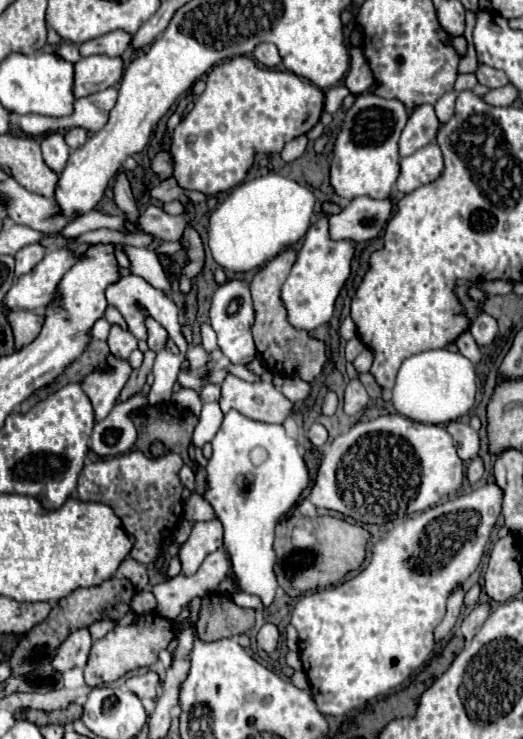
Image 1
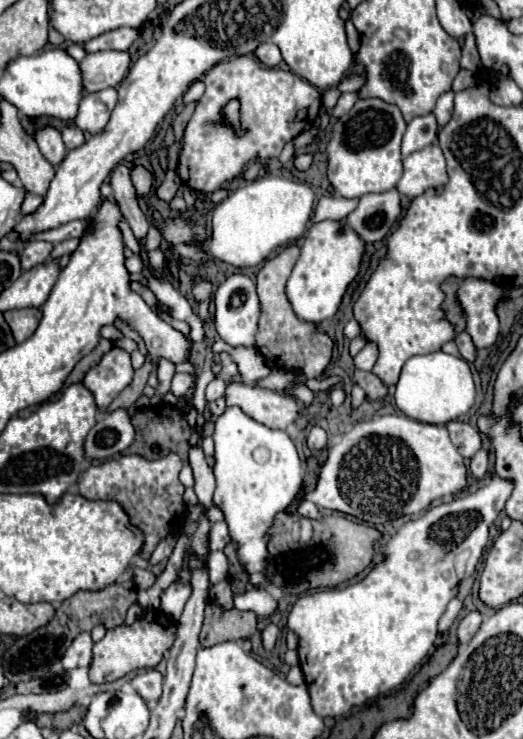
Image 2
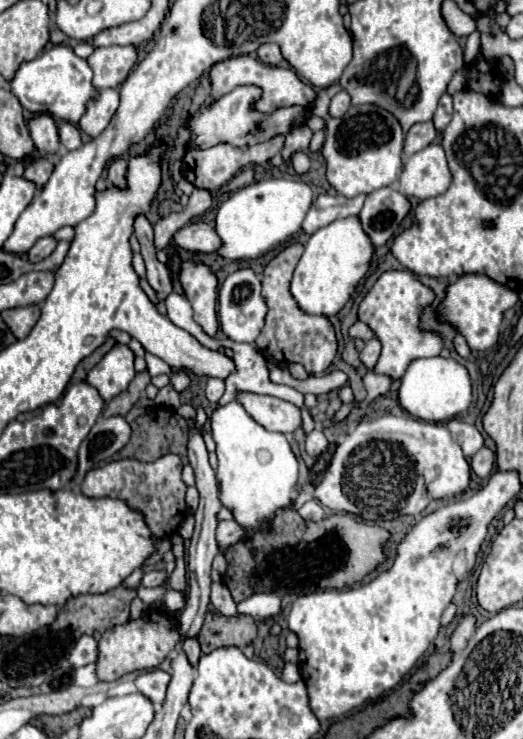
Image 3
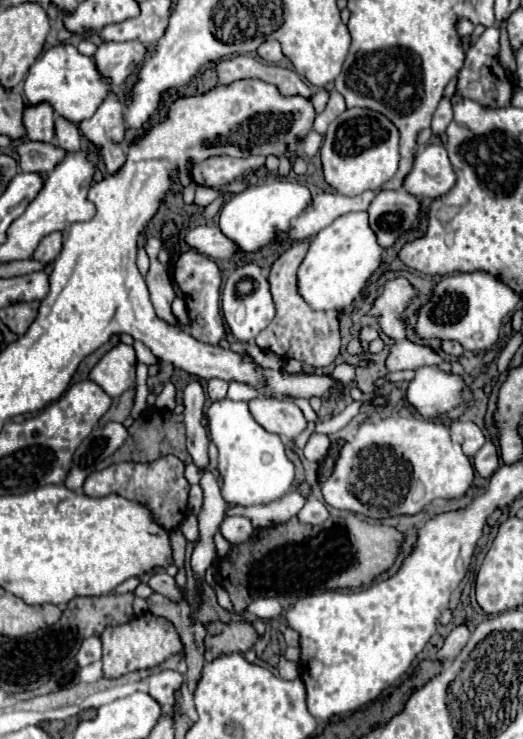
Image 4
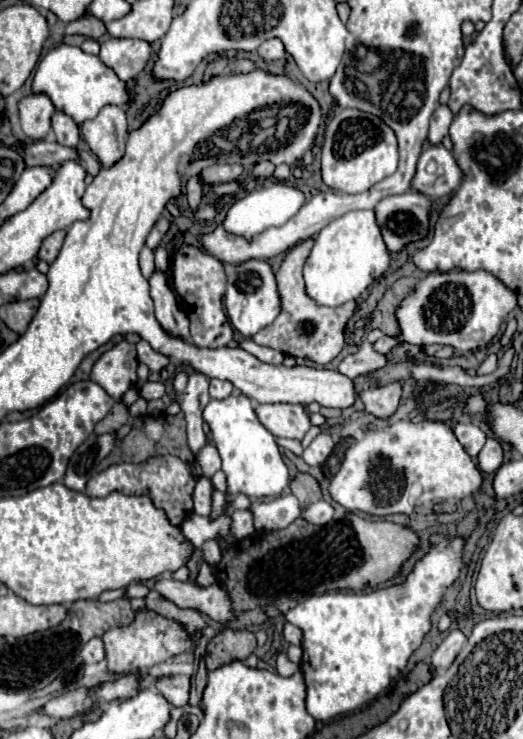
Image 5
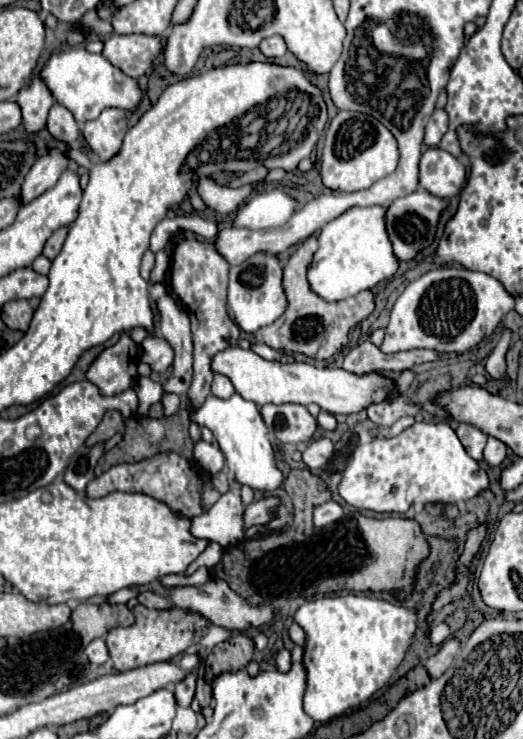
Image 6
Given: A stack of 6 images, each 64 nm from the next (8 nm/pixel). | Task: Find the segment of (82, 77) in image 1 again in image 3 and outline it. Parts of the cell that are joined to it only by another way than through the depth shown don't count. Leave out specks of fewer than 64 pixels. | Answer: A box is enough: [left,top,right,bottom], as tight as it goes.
[88,44,138,90]

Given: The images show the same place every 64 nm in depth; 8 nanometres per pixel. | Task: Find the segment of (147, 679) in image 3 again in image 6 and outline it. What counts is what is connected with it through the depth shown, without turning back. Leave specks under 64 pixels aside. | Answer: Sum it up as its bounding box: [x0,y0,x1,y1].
[174,674,196,708]

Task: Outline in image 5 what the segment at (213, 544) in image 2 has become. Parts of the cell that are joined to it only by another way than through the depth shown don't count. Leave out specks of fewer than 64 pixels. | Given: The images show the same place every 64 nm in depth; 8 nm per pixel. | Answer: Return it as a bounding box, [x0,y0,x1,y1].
[232,510,254,540]

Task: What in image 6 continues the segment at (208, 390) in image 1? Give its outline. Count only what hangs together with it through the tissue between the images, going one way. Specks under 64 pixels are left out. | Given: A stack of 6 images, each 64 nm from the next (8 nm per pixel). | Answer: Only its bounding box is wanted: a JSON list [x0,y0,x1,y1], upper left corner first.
[212,374,234,398]

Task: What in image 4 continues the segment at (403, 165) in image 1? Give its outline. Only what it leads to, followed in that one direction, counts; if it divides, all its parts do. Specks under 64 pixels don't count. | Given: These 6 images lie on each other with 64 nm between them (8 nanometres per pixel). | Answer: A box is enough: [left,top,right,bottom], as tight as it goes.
[404,142,456,198]

